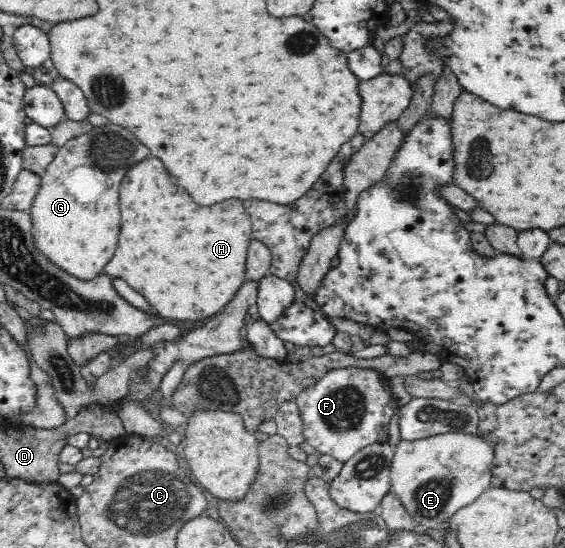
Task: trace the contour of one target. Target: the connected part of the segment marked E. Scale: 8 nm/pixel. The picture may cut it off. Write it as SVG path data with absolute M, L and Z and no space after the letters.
M447 432L418 440L405 440L401 438L395 445L393 461L390 463L390 484L392 485L390 491L399 498L399 501L401 501L405 510L416 522L419 522L426 528L431 527L431 529L443 529L443 527L447 527L447 525L445 525L445 521L447 521L449 517L453 516L457 511L459 511L459 509L461 509L461 507L465 507L465 505L469 505L469 503L474 503L481 493L492 486L491 469L493 467L493 457L493 446L477 434Z

